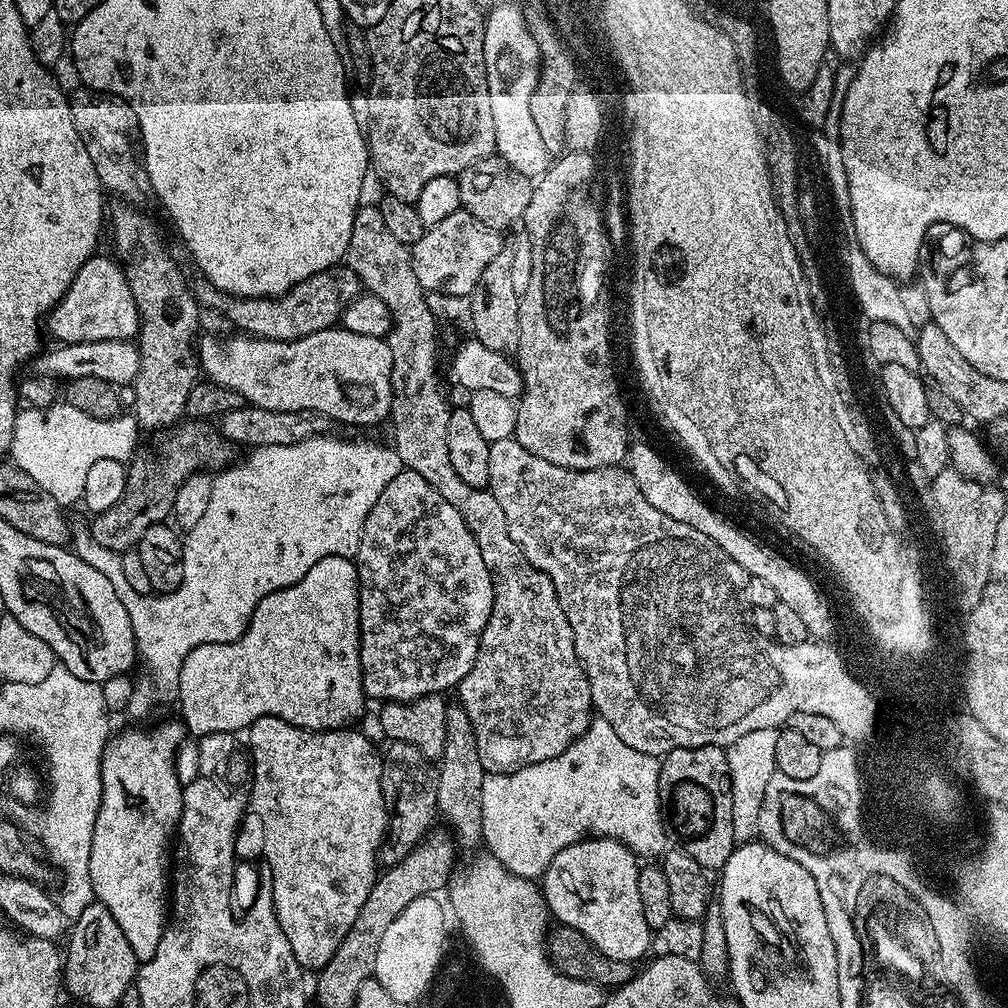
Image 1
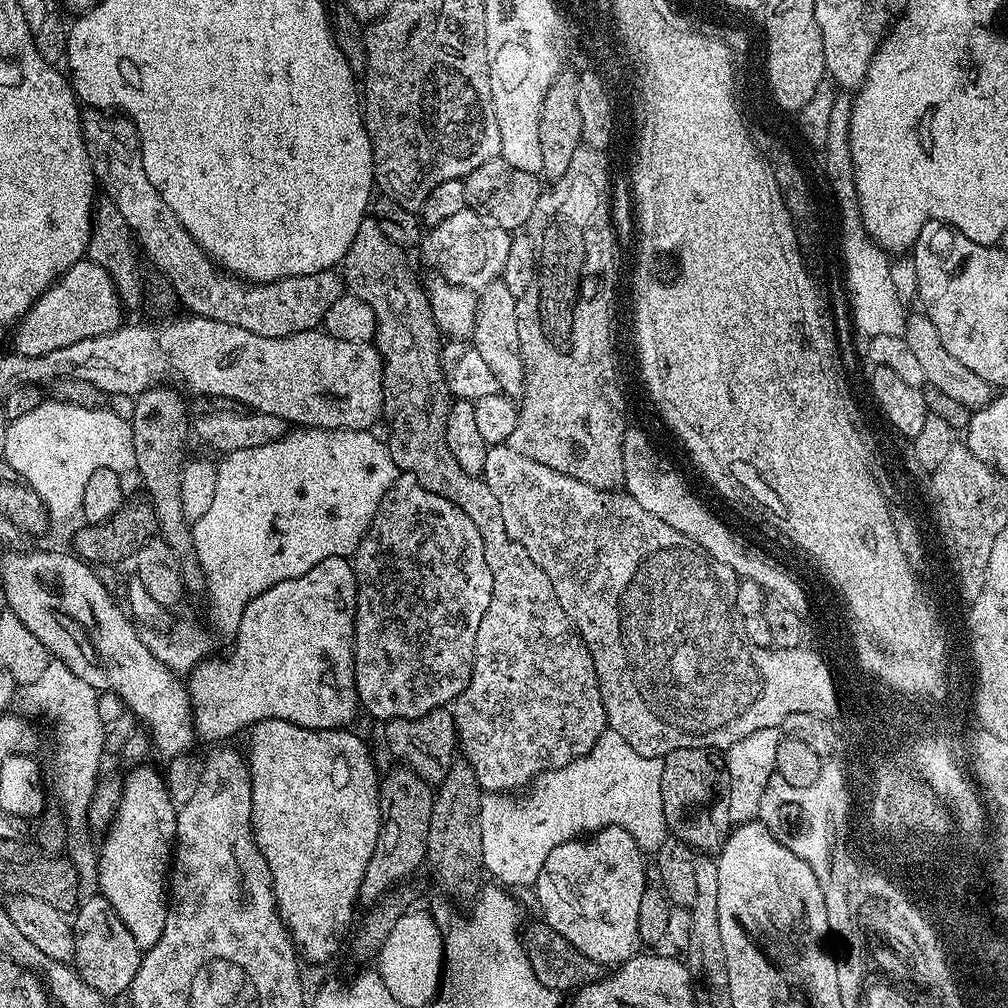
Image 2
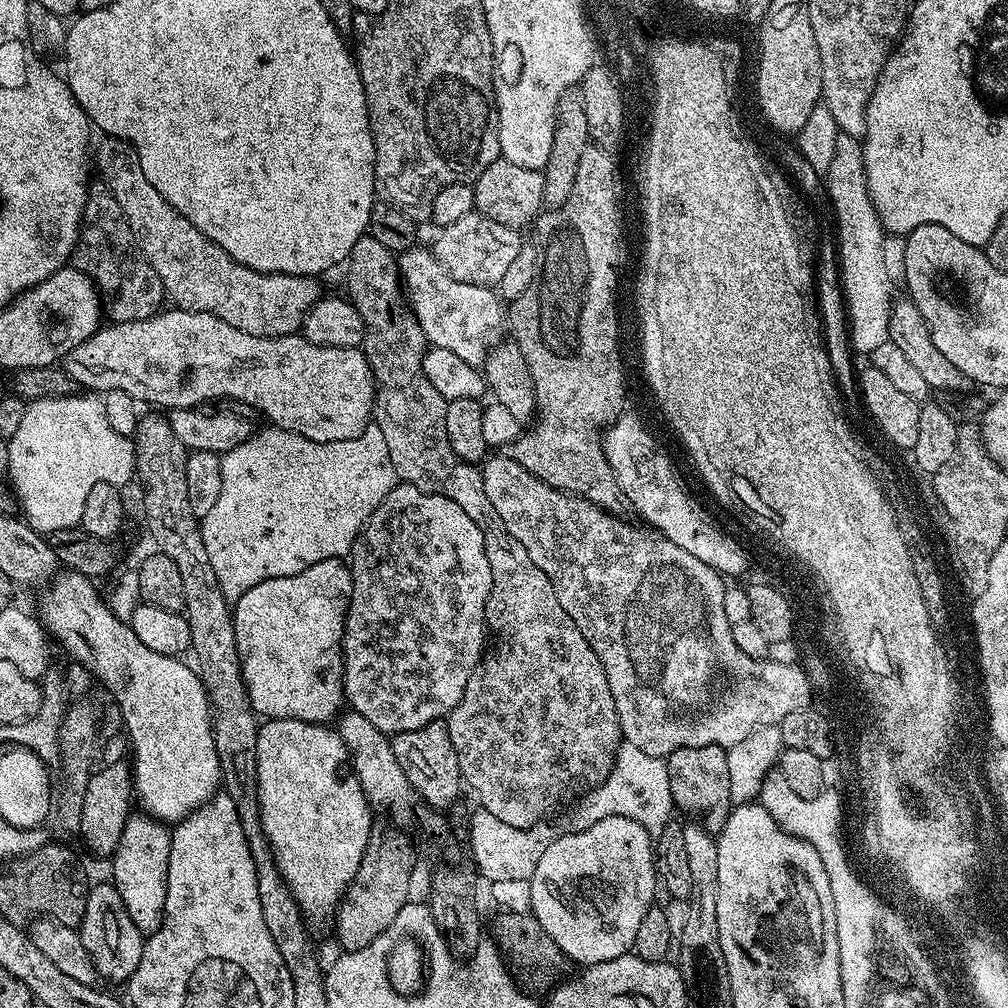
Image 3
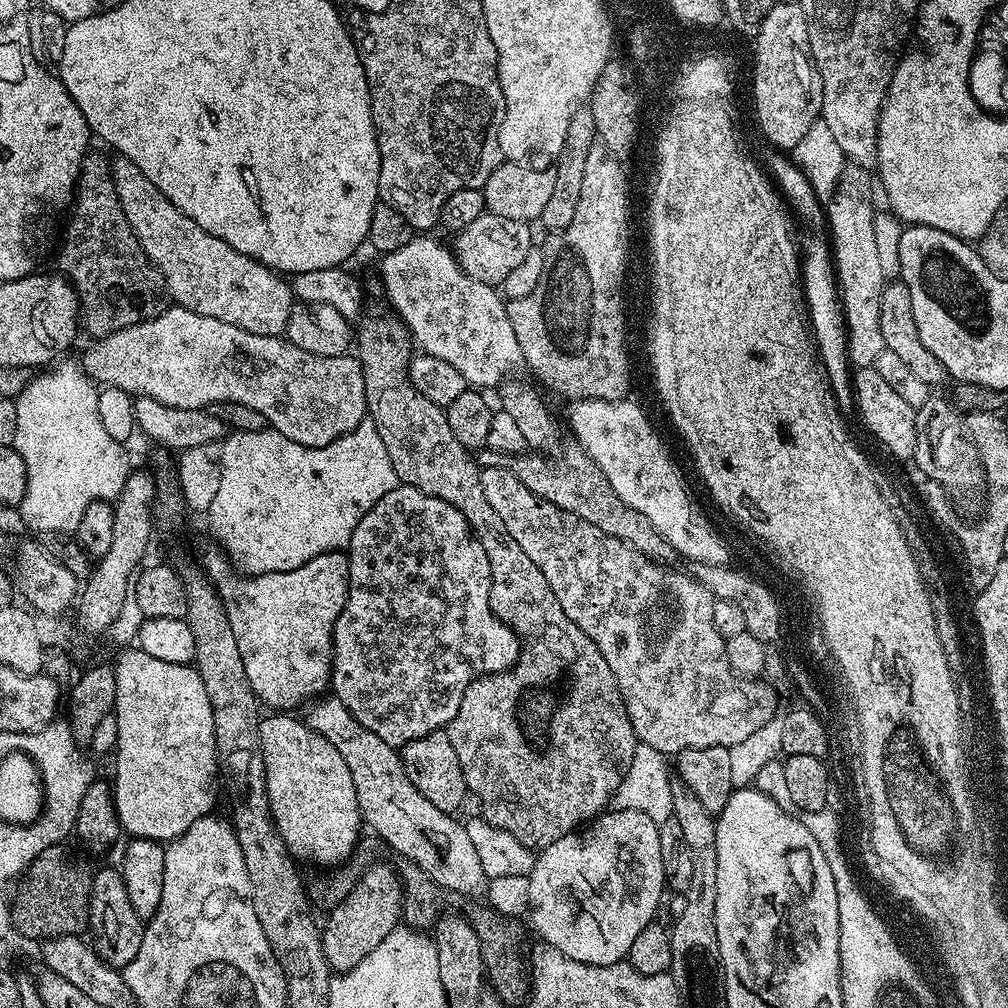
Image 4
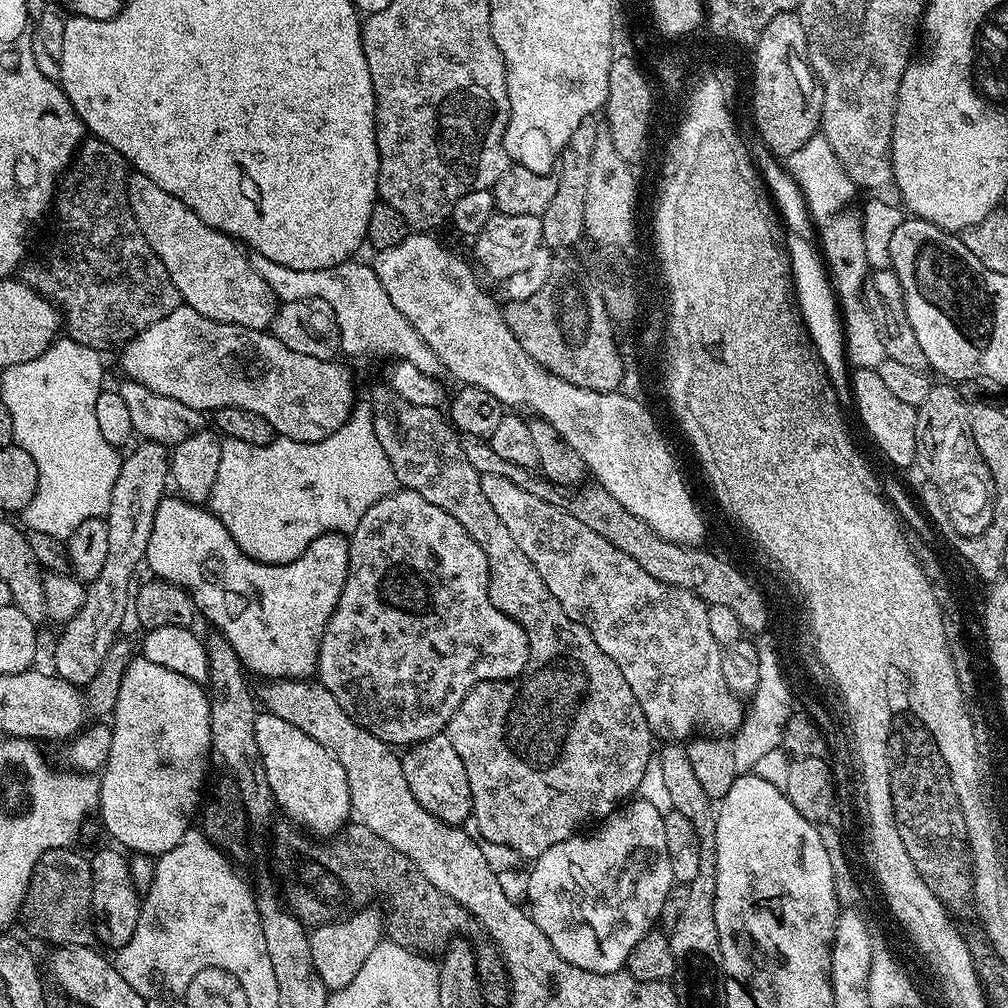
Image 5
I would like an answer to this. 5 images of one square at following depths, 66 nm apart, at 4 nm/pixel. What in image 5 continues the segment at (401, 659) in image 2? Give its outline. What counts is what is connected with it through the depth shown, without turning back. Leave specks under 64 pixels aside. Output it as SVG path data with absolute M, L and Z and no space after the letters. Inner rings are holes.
M407 490L391 492L386 498L374 502L374 506L366 510L366 514L362 514L362 522L358 522L358 526L350 534L346 586L322 634L315 670L318 683L326 686L330 694L334 694L338 706L342 706L342 710L346 710L346 714L350 714L350 718L358 722L358 726L370 730L370 734L393 746L419 744L421 740L439 736L447 729L454 710L462 706L462 698L466 698L466 694L470 694L474 686L487 680L514 680L525 672L531 660L530 642L526 630L522 630L522 626L518 626L514 618L502 614L502 610L498 610L494 602L490 602L486 554L482 554L482 546L478 546L478 542L470 538L470 534L464 529L462 522L458 522L458 518L446 514L442 506L434 506L434 502L426 502L422 494Z

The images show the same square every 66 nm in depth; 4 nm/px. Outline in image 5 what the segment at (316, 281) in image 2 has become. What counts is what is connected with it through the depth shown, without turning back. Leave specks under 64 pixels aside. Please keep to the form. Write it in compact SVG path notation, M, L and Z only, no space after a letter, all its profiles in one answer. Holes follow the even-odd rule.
M133 171L128 178L130 210L142 238L150 242L150 250L158 254L170 282L178 290L187 307L198 310L202 318L246 326L259 332L271 329L276 316L278 301L272 288L266 286L262 274L254 270L249 253L225 232L216 232L186 202L166 194L162 186L154 186L146 174Z

